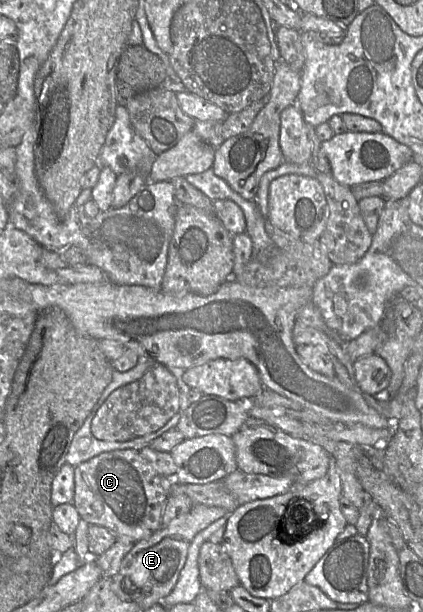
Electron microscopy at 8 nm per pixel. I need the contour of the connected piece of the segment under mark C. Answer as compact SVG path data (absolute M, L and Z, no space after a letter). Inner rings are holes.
M122 449L103 452L74 468L74 499L80 519L88 524L103 526L116 538L129 537L134 542L149 538L162 525L162 514L168 498L172 478L159 474L154 467L142 457L140 451Z

